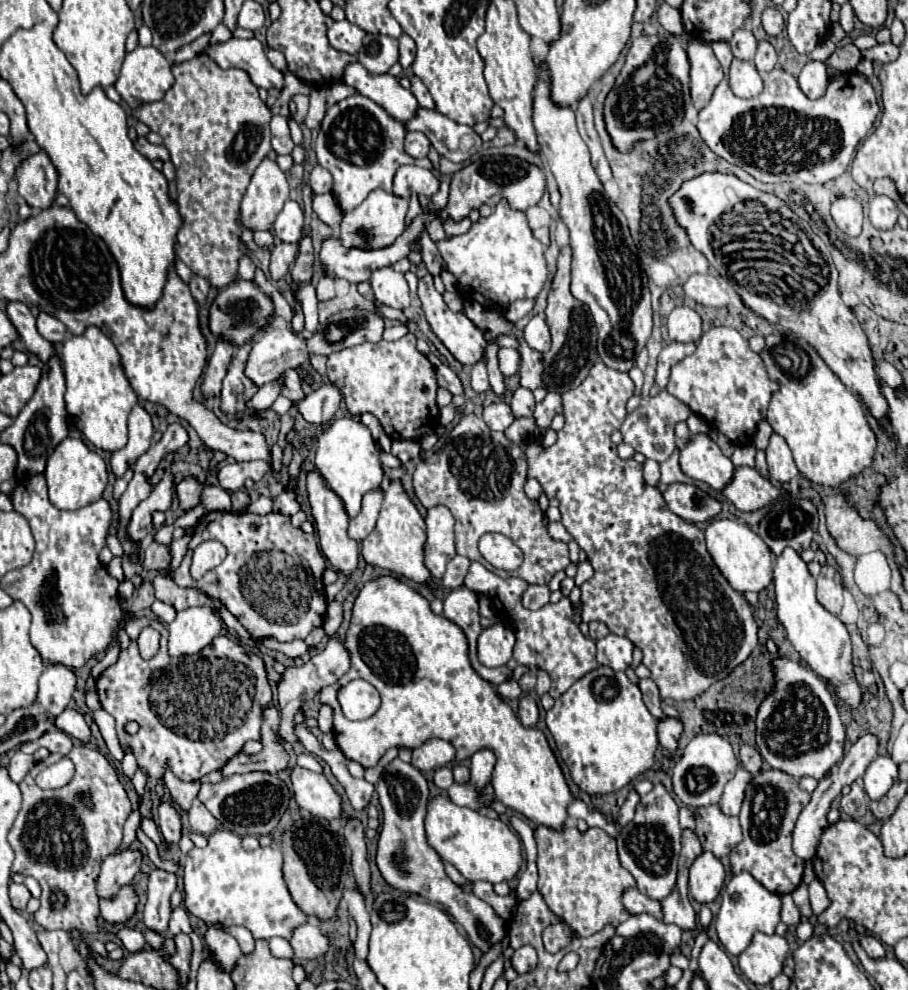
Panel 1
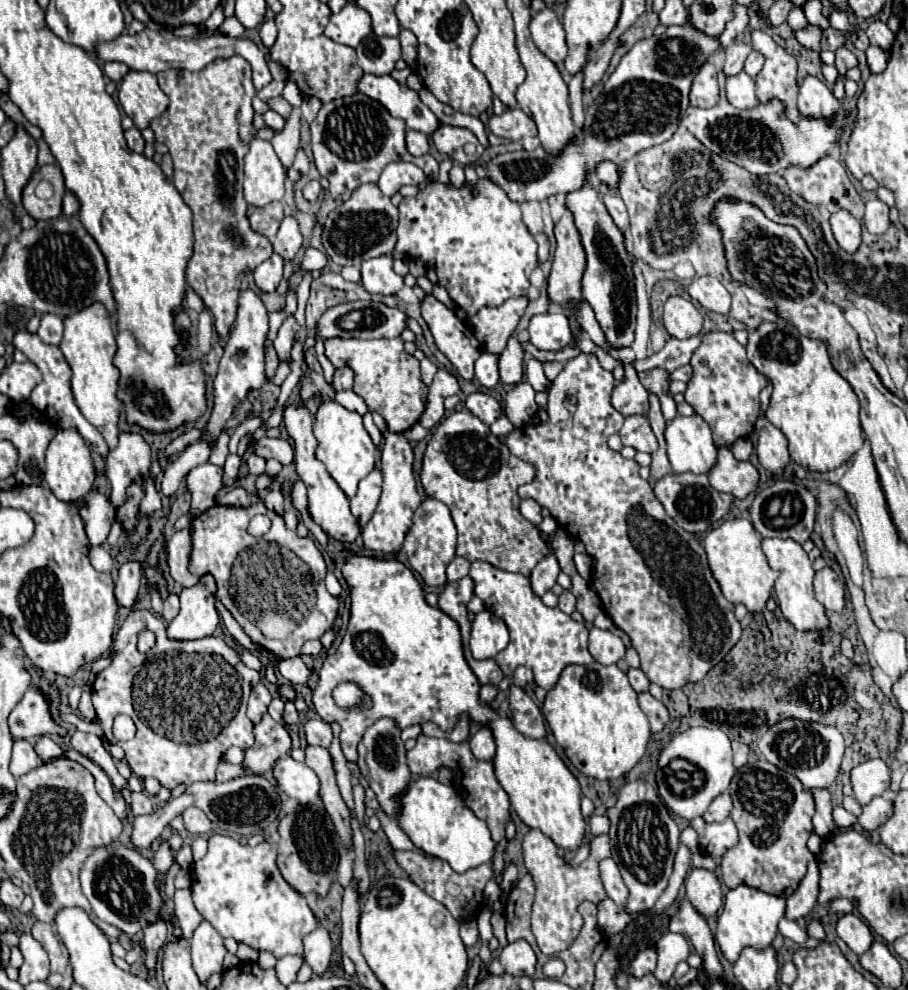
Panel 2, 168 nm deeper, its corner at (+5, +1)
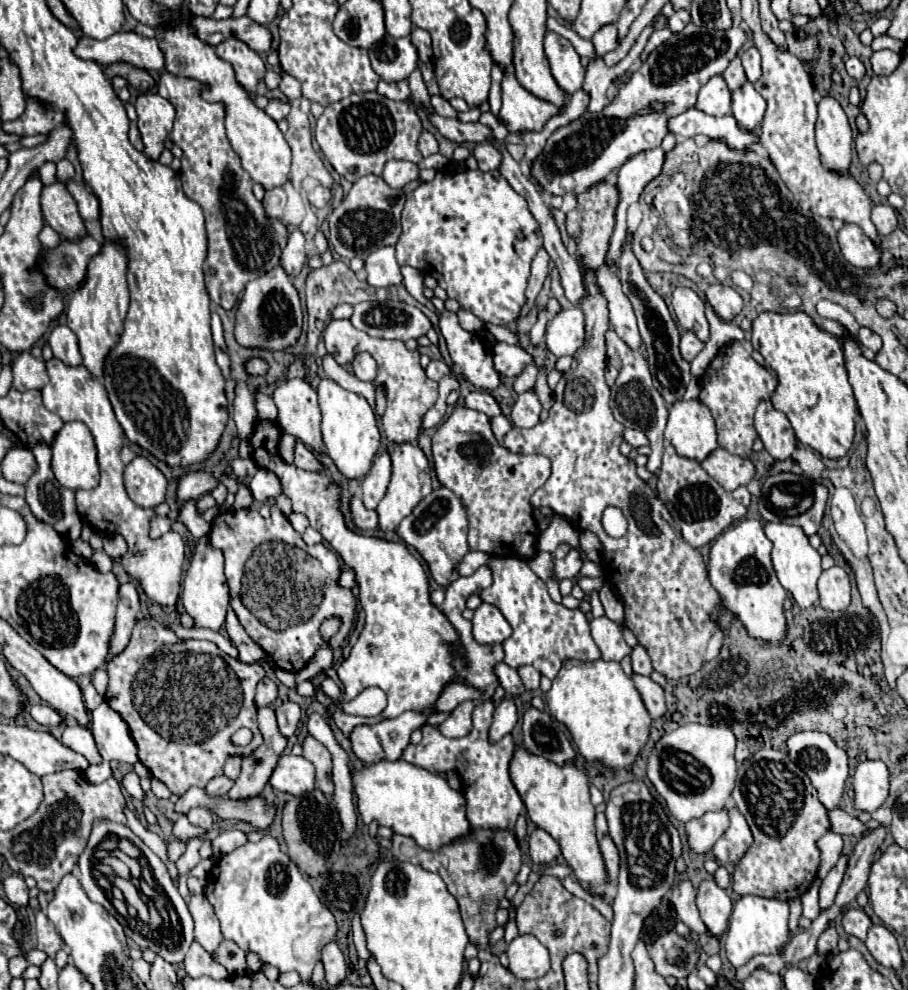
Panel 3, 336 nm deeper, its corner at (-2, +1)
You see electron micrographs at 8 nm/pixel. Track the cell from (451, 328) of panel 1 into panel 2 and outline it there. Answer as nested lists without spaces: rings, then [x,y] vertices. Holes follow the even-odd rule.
[[[425,295],[421,315],[433,333],[439,351],[453,363],[463,379],[473,379],[473,363],[481,355],[481,343],[473,337],[465,321],[461,321],[447,305],[433,295]]]

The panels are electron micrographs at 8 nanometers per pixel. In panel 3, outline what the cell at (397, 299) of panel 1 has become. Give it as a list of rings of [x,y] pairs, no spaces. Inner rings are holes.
[[[380,247],[374,253],[370,253],[364,261],[366,271],[368,271],[368,283],[372,287],[390,287],[390,285],[400,285],[402,275],[400,275],[400,265],[394,255],[394,247]]]

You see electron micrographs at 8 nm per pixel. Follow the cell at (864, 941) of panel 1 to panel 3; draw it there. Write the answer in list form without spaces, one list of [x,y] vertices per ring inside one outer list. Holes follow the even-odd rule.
[[[848,907],[844,913],[842,913],[842,927],[848,935],[854,935],[858,939],[864,941],[868,929],[870,929],[872,921],[870,917],[864,913],[864,909],[860,907]]]

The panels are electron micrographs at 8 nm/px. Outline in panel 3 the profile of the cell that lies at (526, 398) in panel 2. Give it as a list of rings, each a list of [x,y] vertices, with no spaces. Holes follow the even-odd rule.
[[[534,391],[522,393],[522,395],[518,395],[518,399],[512,407],[512,423],[516,427],[530,429],[540,421],[540,411],[542,411],[542,405],[540,405],[536,393]]]

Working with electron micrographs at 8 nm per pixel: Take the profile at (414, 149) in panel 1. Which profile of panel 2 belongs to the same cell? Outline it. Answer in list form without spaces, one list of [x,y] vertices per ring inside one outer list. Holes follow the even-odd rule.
[[[407,131],[407,149],[413,157],[421,157],[429,151],[429,137],[421,131]]]

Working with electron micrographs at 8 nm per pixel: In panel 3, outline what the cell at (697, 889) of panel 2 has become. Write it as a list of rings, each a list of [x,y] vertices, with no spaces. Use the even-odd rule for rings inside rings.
[[[706,879],[698,887],[698,911],[712,937],[720,937],[728,929],[728,917],[732,913],[732,901],[714,879]]]

